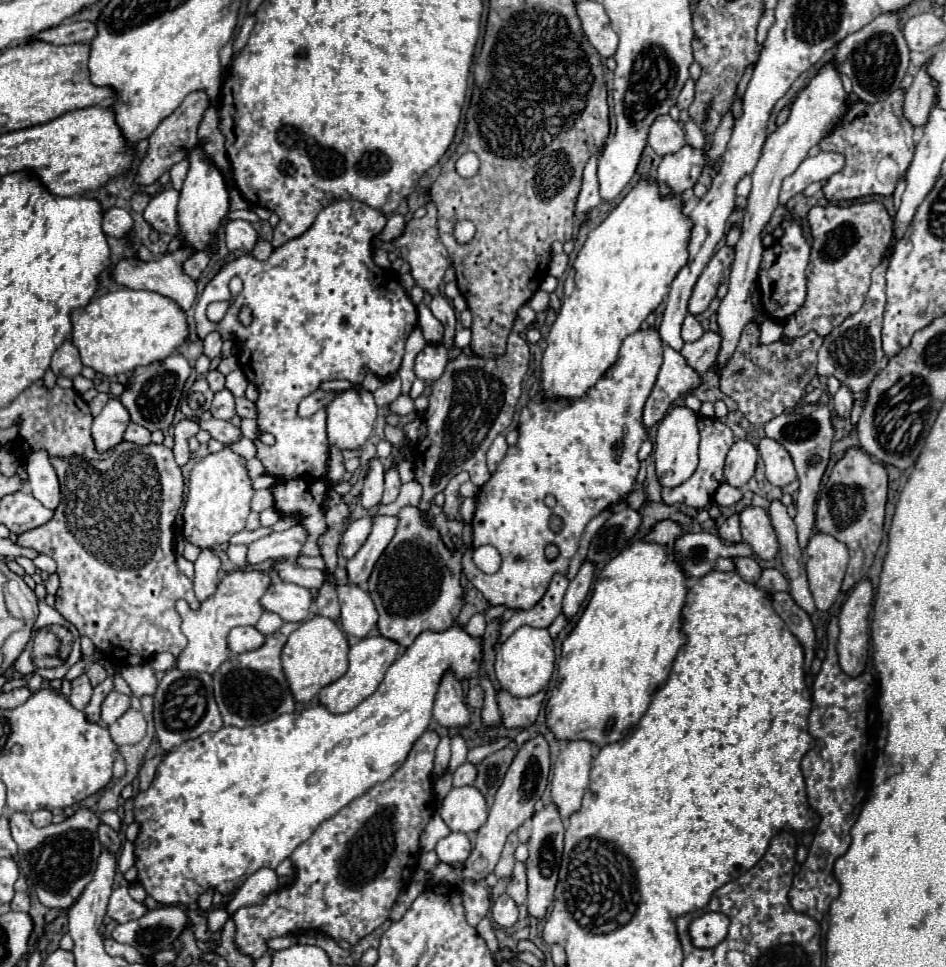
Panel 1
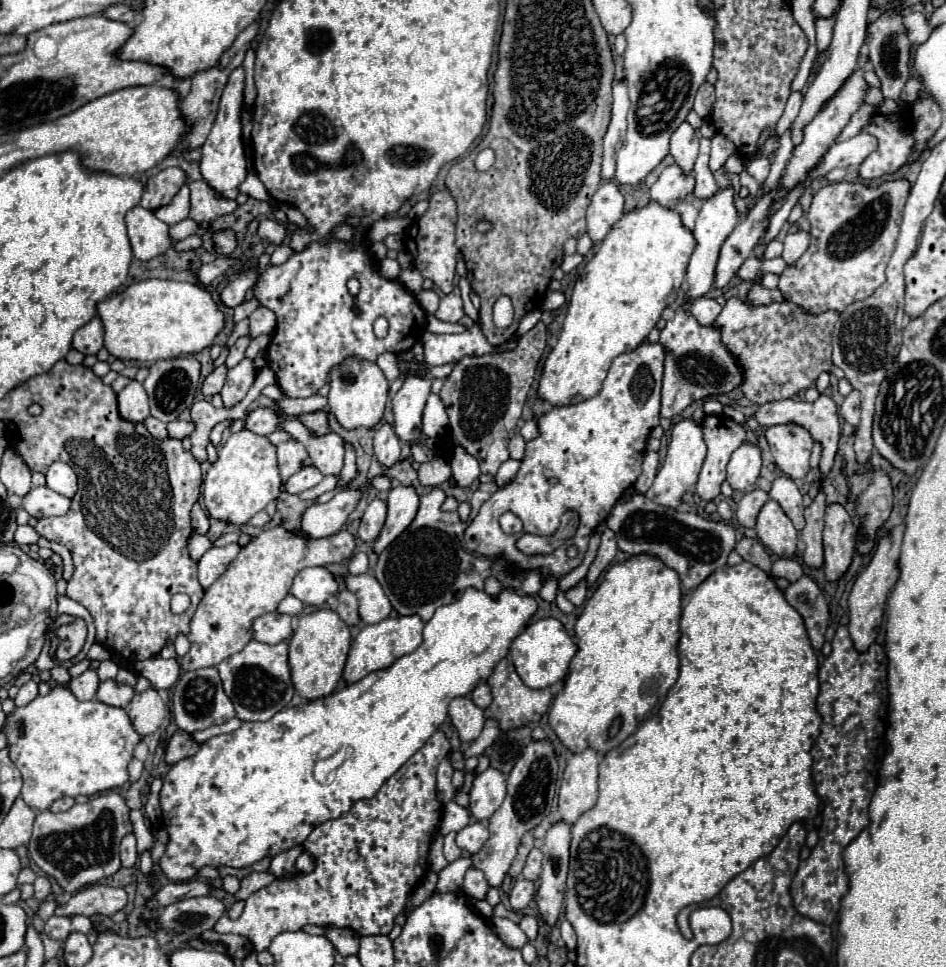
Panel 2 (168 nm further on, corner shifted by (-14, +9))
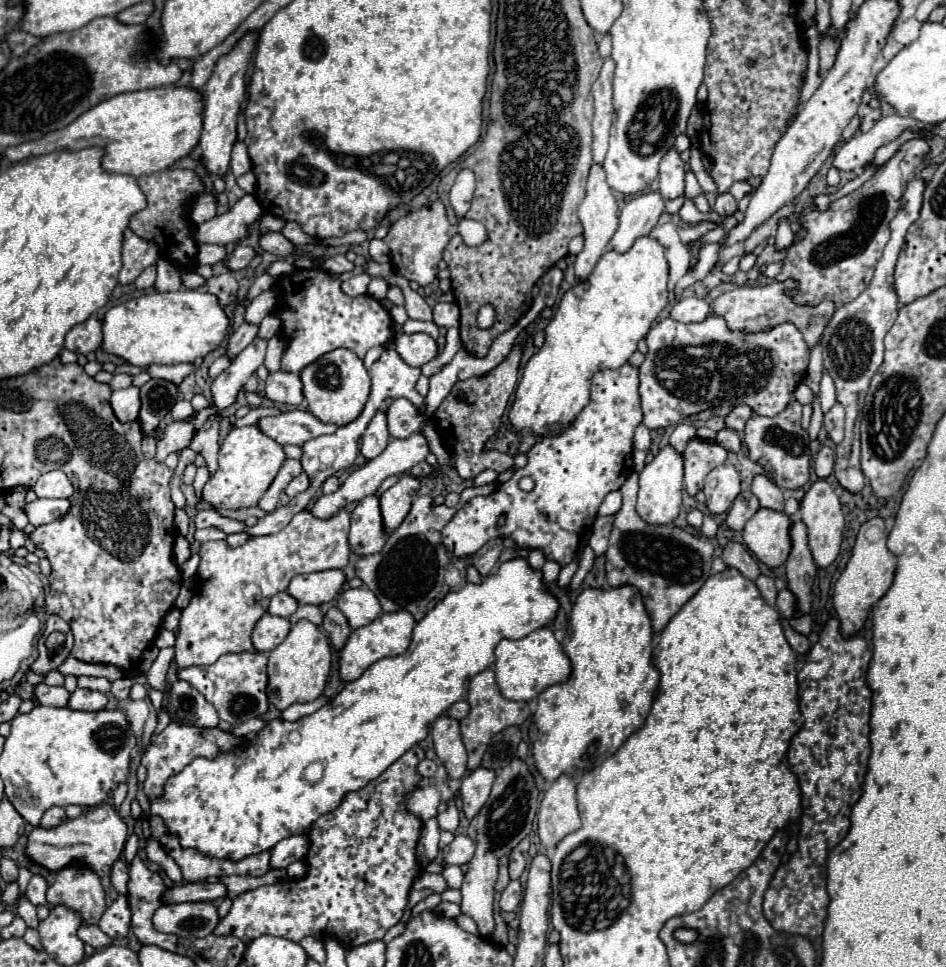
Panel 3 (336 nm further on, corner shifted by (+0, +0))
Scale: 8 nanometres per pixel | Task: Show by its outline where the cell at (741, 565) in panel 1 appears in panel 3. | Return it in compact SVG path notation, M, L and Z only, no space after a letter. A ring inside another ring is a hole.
M727 542L727 546L723 548L723 562L731 568L737 568L745 578L749 580L757 580L757 576L761 574L759 572L759 566L757 562L753 560L753 556L747 552L747 548L739 542Z

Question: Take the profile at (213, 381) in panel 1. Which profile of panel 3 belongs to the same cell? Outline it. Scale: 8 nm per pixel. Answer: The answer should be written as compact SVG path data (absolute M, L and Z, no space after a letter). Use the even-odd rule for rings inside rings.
M243 322L229 338L229 346L227 346L227 356L229 358L235 358L245 346L249 346L253 342L253 338L257 336L257 324L249 324L249 322Z

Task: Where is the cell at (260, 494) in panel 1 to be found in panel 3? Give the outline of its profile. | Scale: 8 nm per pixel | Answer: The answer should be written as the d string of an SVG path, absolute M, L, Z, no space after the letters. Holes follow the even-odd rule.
M303 472L301 476L297 476L297 480L291 480L289 484L287 484L287 488L285 488L285 492L287 492L287 496L289 498L293 498L293 496L297 496L299 492L305 492L307 488L309 488L309 476Z

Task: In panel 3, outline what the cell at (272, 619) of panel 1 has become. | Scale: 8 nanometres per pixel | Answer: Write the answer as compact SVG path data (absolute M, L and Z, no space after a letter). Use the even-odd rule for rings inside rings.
M279 592L279 594L275 594L275 596L271 598L269 614L289 618L297 608L299 608L299 604L297 604L297 600L293 600L293 596L289 596L287 592Z

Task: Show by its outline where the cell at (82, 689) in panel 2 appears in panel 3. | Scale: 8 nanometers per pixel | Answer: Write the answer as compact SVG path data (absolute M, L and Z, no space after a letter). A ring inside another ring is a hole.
M45 682L35 686L35 698L43 706L67 706L69 692L63 686L47 686Z

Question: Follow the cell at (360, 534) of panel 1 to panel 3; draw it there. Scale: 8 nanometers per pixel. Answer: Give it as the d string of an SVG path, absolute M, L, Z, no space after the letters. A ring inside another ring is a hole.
M377 496L363 498L351 512L351 530L349 530L351 552L359 556L375 554L385 546L387 538L389 534L385 532L383 526L379 498Z

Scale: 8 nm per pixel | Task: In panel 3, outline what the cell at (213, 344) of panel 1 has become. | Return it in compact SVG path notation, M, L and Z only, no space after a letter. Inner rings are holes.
M261 274L261 276L257 276L257 278L253 280L253 284L251 284L251 288L249 288L249 296L247 296L245 304L249 306L251 300L253 300L255 296L259 296L263 290L269 290L273 284L275 284L273 276L269 276L269 274Z

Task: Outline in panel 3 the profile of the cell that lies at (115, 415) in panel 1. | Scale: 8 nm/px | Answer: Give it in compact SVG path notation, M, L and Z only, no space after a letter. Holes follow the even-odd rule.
M125 388L125 390L117 390L111 396L111 406L115 416L121 422L131 422L137 420L139 410L141 410L141 396L139 396L139 388Z

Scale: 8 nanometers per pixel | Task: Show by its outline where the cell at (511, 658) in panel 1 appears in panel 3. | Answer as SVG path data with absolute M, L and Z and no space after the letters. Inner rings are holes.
M539 628L521 640L501 640L495 648L495 658L495 680L507 700L529 702L547 686L565 682L571 672L569 658L549 628Z

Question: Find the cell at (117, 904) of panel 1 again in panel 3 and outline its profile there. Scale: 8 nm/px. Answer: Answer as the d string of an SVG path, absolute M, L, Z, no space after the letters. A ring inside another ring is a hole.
M193 882L193 884L181 884L165 892L163 902L165 904L177 904L177 902L199 902L199 900L217 900L225 898L227 888L221 882Z

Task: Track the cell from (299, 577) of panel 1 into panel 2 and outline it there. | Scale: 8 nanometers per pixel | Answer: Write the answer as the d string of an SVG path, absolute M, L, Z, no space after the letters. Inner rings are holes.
M345 575L345 585L351 593L357 595L359 599L359 617L365 625L371 623L379 623L383 619L389 617L391 613L391 603L385 595L385 591L381 589L379 581L371 575Z

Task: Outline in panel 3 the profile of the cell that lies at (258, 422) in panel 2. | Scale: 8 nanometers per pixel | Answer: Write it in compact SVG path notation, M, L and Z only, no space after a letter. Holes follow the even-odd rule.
M287 412L279 416L267 416L257 420L259 428L277 440L279 444L305 444L311 438L323 436L323 434L333 434L337 430L335 424L325 424L319 418L315 418L311 412Z

